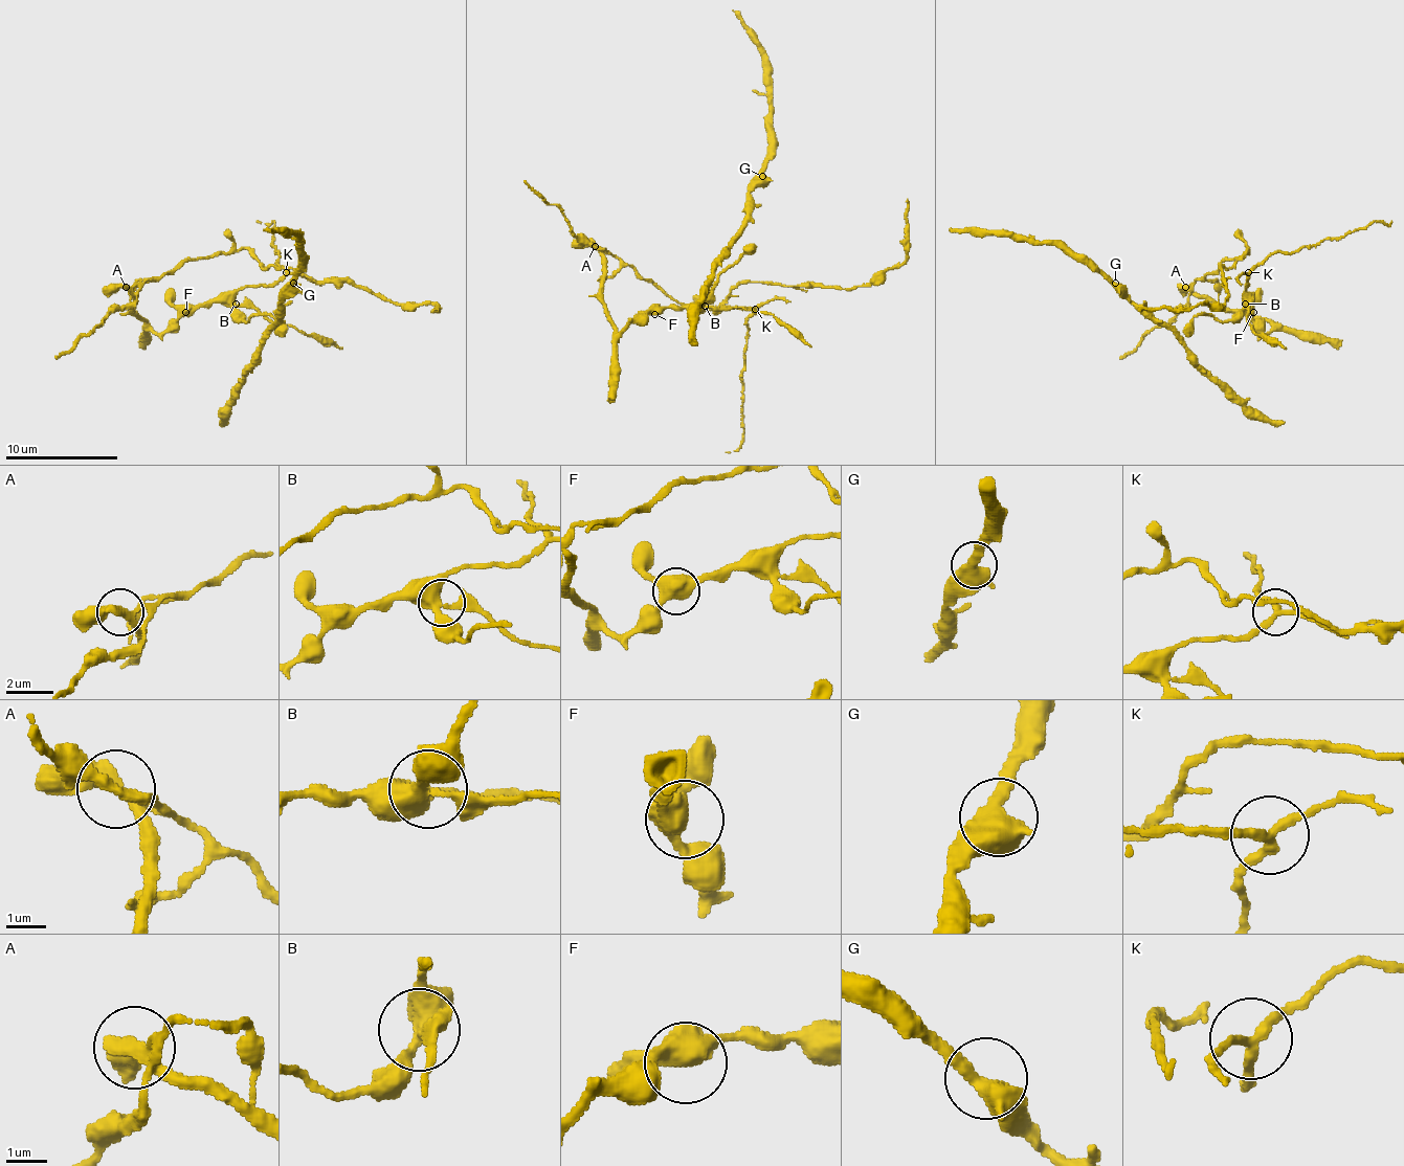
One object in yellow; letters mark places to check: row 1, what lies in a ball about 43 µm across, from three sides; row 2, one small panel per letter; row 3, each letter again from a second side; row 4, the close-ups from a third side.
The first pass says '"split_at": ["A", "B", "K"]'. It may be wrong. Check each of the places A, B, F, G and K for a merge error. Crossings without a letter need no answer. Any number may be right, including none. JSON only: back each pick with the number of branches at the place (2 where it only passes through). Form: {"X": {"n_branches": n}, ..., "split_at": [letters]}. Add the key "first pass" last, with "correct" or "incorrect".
{"A": {"n_branches": 3}, "B": {"n_branches": 4}, "K": {"n_branches": 3}, "split_at": ["A", "B", "K"], "first pass": "correct"}

